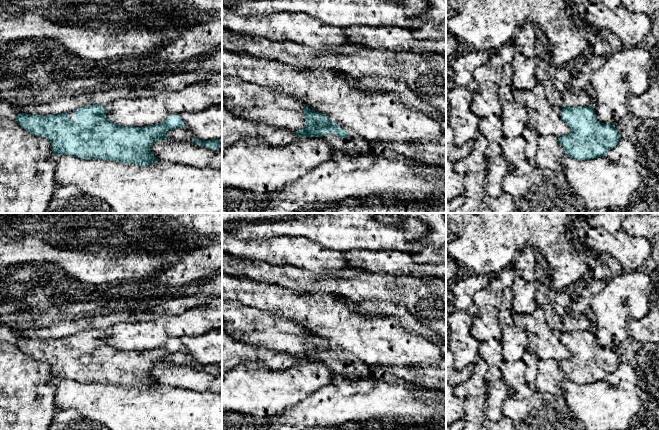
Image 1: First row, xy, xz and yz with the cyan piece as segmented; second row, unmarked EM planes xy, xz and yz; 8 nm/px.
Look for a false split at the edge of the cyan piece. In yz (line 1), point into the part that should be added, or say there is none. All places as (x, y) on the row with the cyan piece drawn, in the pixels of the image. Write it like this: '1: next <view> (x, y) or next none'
1: next none

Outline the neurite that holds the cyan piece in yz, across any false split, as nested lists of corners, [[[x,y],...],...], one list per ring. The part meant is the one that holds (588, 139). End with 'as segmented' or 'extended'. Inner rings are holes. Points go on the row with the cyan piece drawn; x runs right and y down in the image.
[[[563,105],[560,116],[571,130],[568,135],[558,138],[566,156],[577,160],[602,157],[621,139],[615,125],[597,121],[593,105]]]; as segmented

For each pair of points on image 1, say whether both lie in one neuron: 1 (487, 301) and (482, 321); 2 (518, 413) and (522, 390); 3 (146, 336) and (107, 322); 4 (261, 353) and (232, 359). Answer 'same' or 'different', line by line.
1: same
2: different
3: different
4: same

